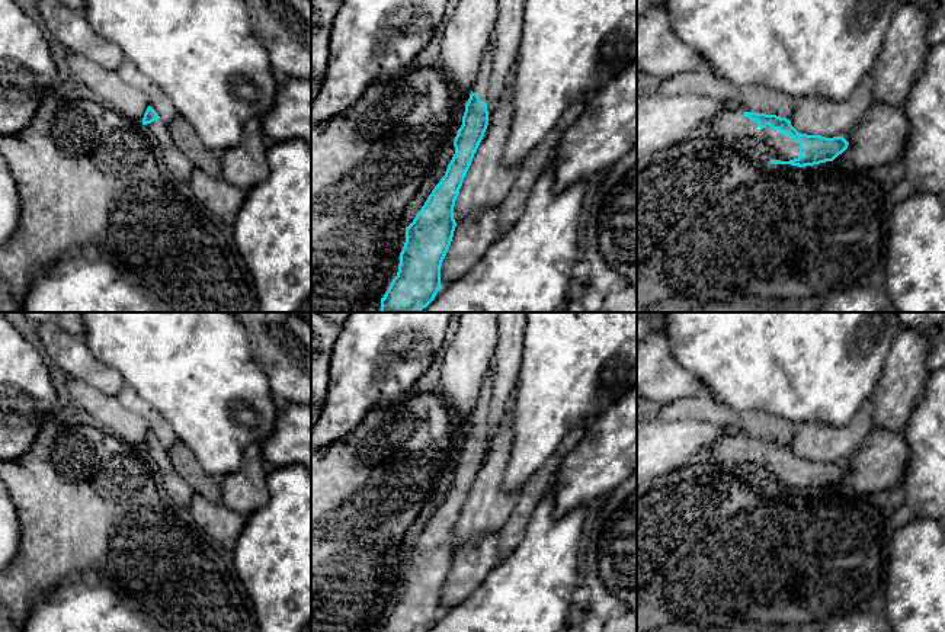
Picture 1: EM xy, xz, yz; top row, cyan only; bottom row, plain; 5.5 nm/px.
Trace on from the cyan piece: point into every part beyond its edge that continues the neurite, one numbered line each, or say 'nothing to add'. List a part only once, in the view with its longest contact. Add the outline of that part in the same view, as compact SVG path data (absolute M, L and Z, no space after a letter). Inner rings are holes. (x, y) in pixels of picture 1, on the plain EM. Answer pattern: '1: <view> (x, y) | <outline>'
1: yz (733, 452) | M740 436L715 442L695 458L692 466L708 471L739 469L763 479L769 488L789 487L800 481L800 468L791 461L784 461L769 450L760 455L756 446L750 446Z

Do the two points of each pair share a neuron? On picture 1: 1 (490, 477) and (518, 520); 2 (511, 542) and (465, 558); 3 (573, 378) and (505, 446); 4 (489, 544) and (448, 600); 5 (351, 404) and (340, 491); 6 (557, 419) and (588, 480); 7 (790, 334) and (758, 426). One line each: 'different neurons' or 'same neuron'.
1: different neurons
2: different neurons
3: different neurons
4: same neuron
5: different neurons
6: different neurons
7: different neurons

